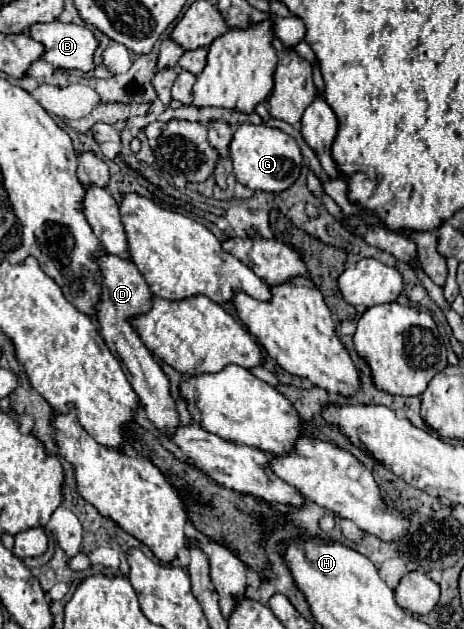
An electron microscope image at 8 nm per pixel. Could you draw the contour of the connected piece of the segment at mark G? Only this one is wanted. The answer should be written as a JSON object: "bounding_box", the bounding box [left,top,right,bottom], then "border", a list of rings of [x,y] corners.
{"bounding_box":[230,123,304,193],"border":[[[242,123],[234,133],[230,153],[232,153],[236,179],[250,189],[260,189],[266,193],[280,193],[292,187],[300,177],[300,171],[304,165],[304,157],[296,139],[264,123],[262,125]]]}

